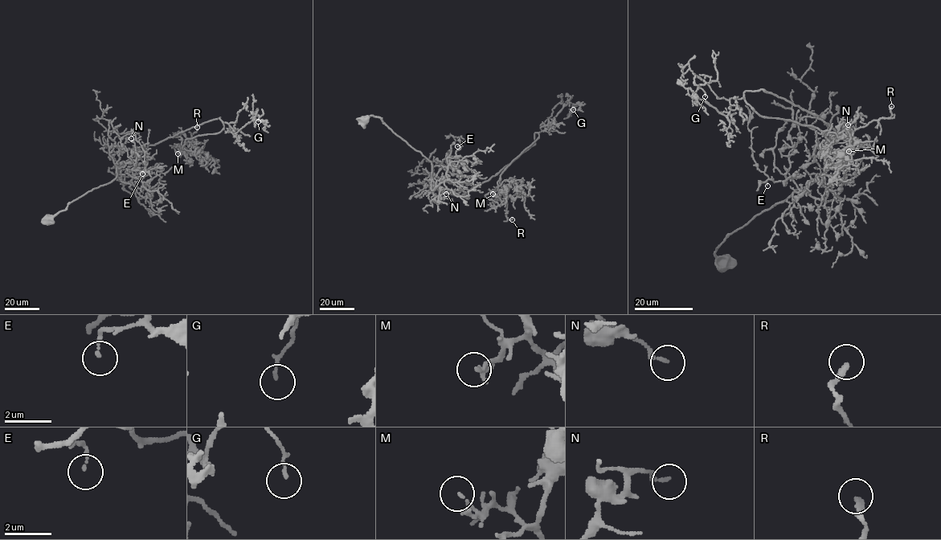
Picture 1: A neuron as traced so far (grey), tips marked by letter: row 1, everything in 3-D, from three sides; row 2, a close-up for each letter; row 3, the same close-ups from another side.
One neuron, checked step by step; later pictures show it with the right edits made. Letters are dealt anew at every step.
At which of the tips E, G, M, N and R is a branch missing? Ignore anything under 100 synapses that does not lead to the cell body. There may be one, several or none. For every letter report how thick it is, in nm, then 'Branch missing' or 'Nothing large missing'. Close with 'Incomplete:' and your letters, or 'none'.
E: Thickness 130 nm. Nothing large missing
G: Thickness 100 nm. Nothing large missing
M: Thickness 120 nm. Nothing large missing
N: Thickness 140 nm. Nothing large missing
R: Thickness 240 nm. Nothing large missing
Incomplete: none

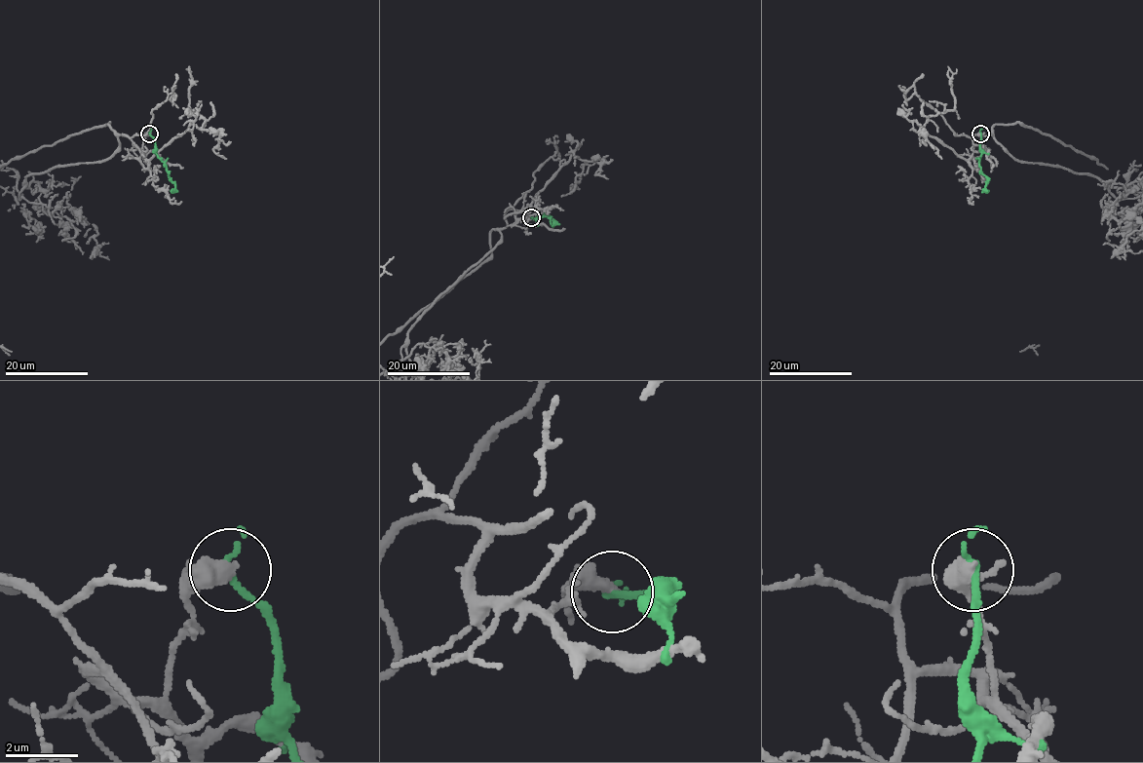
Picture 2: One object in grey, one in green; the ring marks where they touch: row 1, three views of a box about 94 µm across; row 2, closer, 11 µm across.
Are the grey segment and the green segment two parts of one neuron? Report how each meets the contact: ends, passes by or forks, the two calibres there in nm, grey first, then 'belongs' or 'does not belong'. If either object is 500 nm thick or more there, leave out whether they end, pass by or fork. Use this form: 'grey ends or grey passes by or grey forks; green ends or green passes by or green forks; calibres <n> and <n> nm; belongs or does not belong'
calibres 500 and 150 nm; does not belong

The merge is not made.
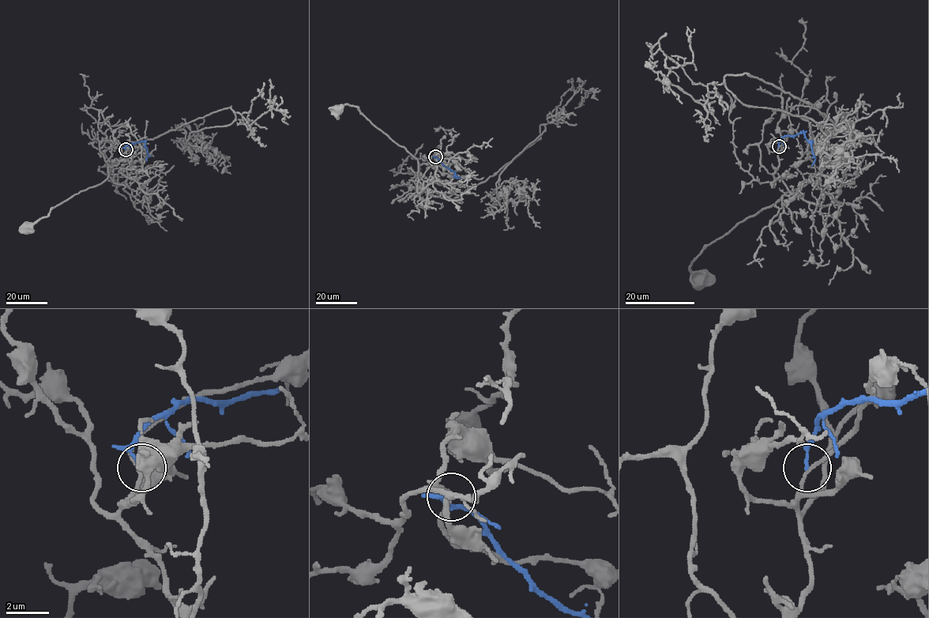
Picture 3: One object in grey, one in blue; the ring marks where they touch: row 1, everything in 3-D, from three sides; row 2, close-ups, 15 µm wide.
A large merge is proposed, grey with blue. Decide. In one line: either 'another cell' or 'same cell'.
another cell

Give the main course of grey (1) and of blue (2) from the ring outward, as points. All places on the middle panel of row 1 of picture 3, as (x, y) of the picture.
1: (435, 156), (439, 155), (436, 179), (423, 189), (418, 160), (404, 147), (356, 107), (344, 104), (336, 110)
2: (435, 156), (455, 172), (456, 176)

